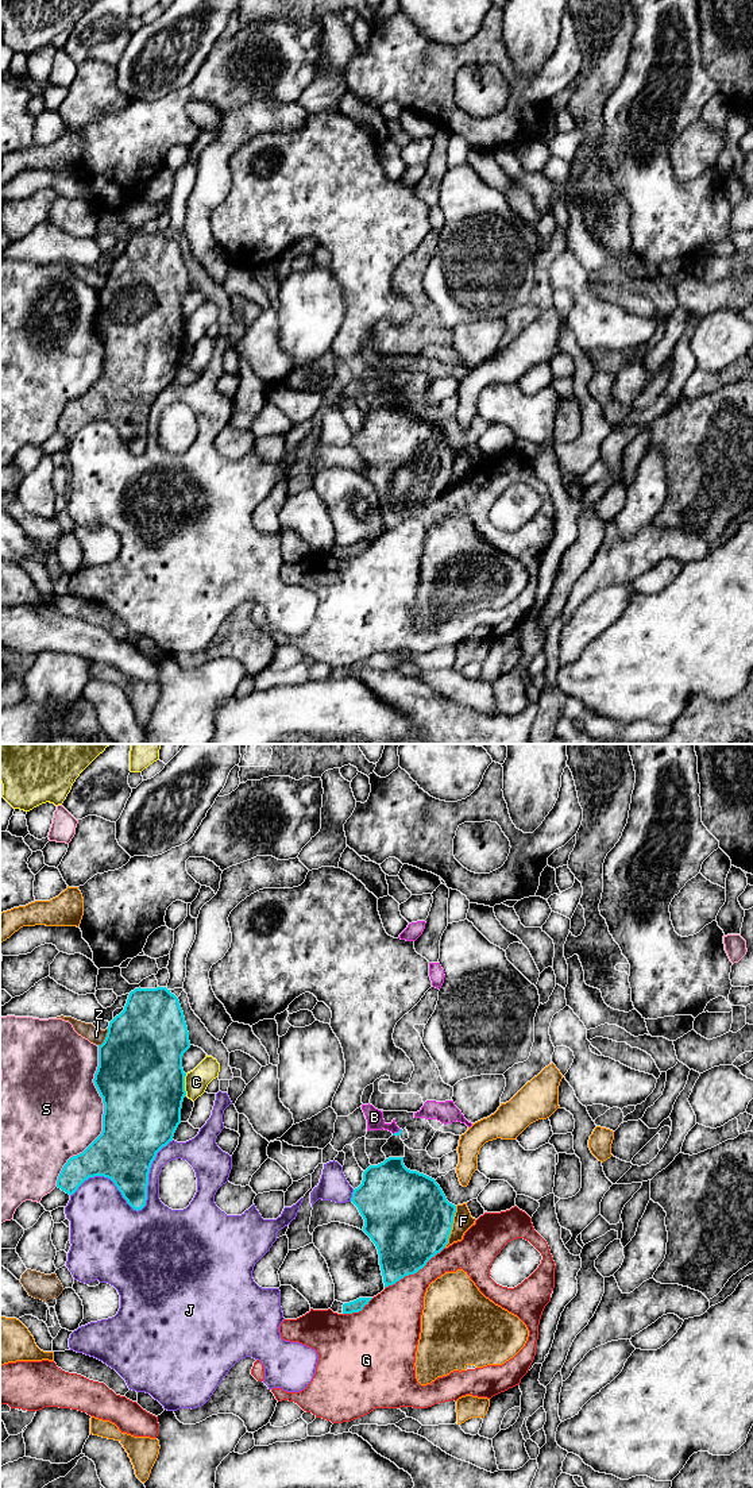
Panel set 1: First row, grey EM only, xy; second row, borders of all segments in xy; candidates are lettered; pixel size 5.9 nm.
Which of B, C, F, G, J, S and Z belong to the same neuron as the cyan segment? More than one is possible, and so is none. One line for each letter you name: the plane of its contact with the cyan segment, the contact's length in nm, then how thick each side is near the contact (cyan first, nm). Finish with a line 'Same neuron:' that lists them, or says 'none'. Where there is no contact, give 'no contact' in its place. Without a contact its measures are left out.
Same neuron: none

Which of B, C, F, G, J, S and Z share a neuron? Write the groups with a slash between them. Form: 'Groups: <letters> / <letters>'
Groups: B / C / F / G / J / S / Z

